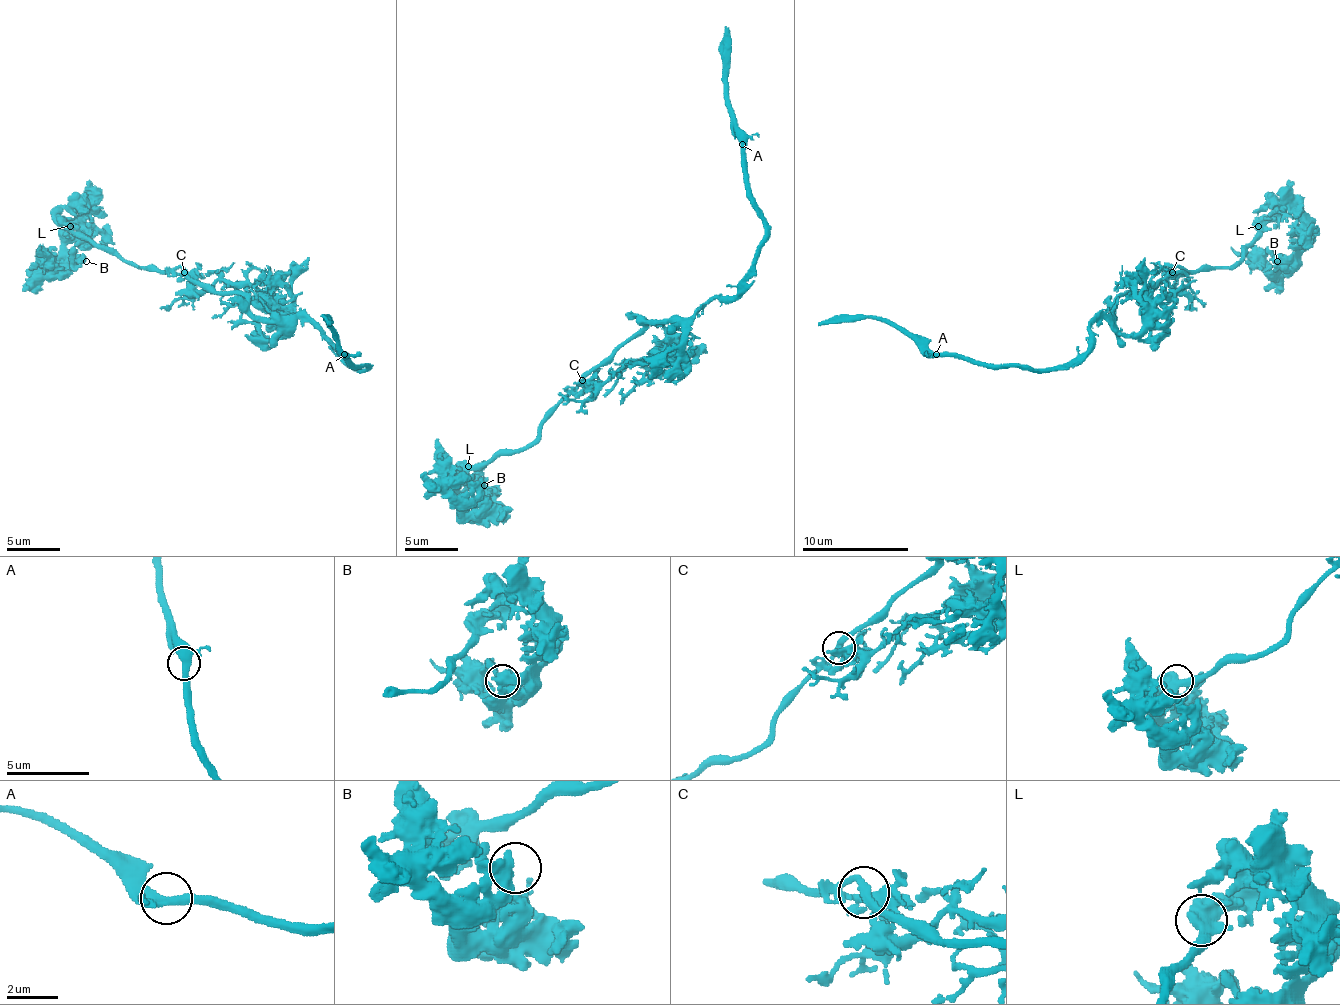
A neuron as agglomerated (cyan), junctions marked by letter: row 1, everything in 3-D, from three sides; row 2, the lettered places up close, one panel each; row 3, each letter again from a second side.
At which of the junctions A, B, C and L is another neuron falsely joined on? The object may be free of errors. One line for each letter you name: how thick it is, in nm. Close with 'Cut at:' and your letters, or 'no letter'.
Cut at: no letter

